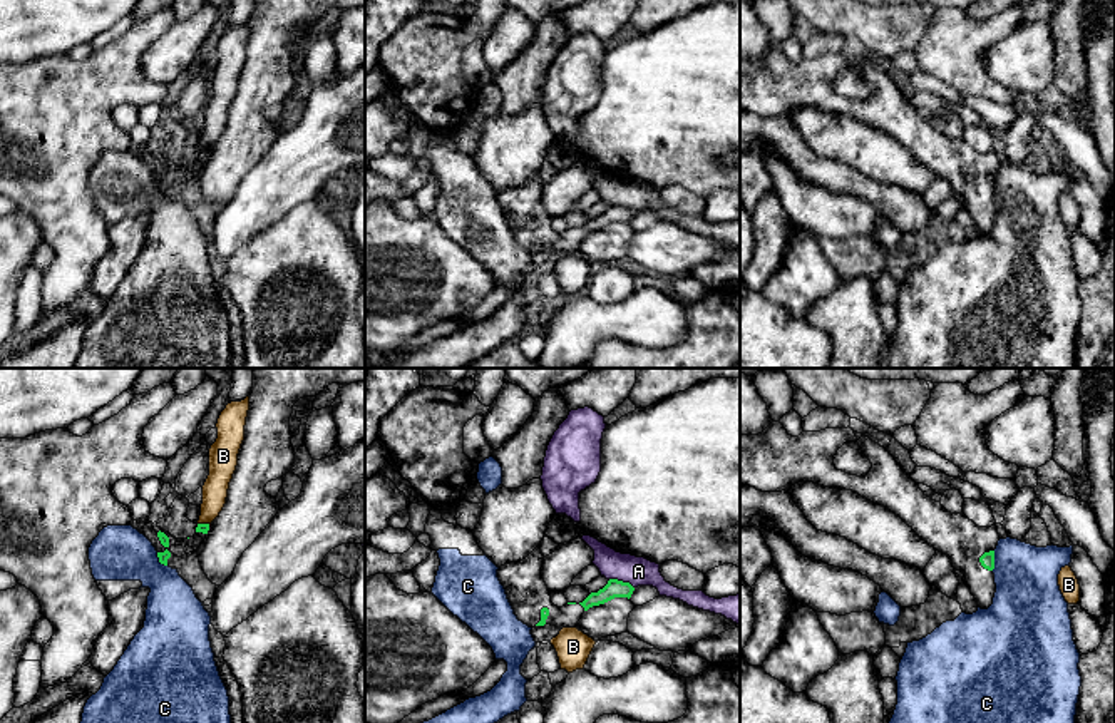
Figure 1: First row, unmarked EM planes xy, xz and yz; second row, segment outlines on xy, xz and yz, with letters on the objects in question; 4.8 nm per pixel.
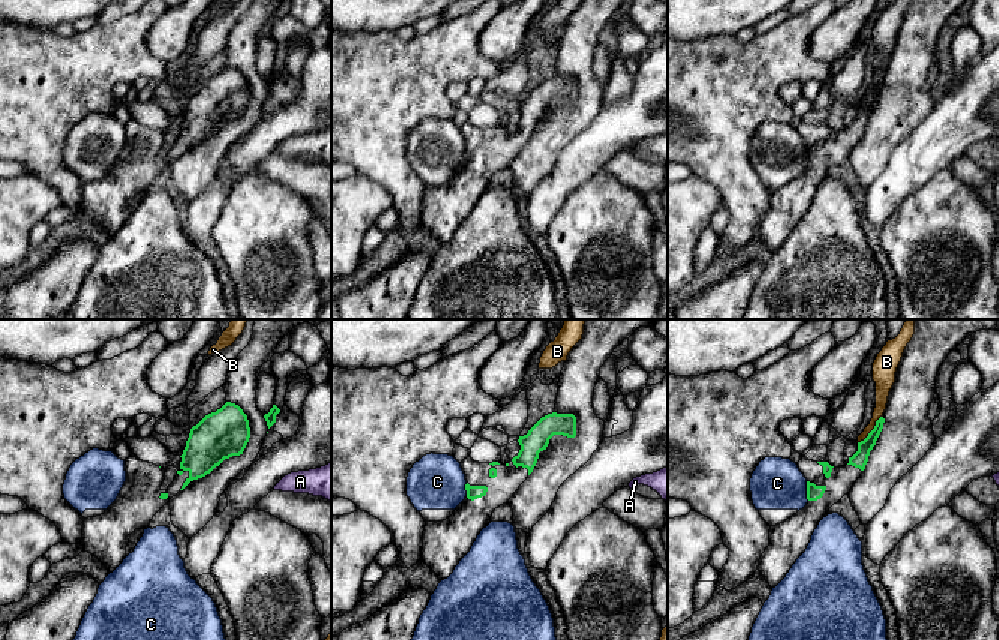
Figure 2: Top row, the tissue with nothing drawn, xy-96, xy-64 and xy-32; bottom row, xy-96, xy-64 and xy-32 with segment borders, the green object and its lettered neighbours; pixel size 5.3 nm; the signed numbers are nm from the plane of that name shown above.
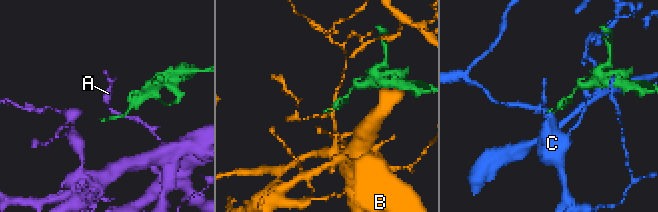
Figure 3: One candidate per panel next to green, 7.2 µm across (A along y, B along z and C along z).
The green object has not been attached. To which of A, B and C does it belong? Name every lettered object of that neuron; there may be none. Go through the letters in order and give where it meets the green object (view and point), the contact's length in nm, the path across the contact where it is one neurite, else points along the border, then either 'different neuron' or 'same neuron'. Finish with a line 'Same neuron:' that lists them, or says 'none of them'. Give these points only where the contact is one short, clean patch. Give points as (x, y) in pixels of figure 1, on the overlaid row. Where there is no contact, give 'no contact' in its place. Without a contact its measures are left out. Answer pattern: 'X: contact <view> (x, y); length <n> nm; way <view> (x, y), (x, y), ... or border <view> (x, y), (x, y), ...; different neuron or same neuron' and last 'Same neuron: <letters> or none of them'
A: contact xz (621, 581); length 130 nm; border xz (610, 578), (626, 581), (633, 588); different neuron
B: contact xy (205, 524); length 60 nm; border xy (198, 523), (210, 524); different neuron
C: contact yz (993, 561); length 100 nm; different neuron
Same neuron: none of them

